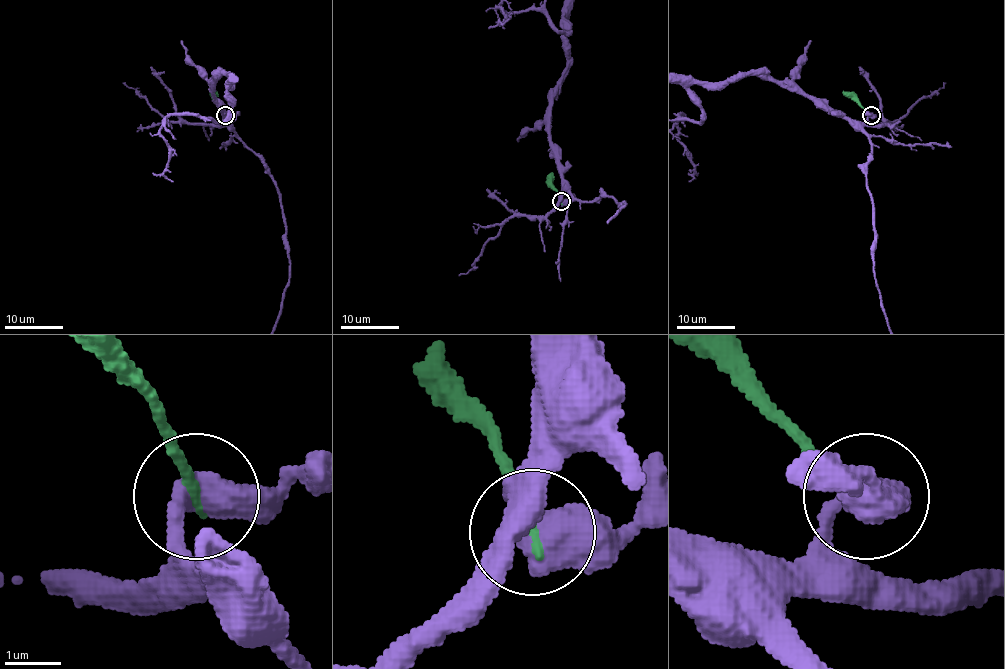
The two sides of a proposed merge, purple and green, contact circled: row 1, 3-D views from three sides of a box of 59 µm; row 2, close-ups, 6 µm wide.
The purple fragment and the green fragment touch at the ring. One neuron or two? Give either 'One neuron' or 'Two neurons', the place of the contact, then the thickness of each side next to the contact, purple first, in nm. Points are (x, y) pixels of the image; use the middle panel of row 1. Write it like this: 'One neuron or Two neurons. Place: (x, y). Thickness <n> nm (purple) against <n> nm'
Two neurons. Place: (561, 201). Thickness 600 nm (purple) against 190 nm

